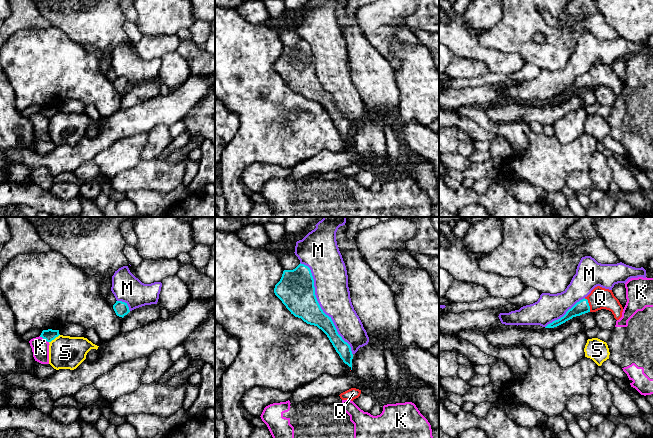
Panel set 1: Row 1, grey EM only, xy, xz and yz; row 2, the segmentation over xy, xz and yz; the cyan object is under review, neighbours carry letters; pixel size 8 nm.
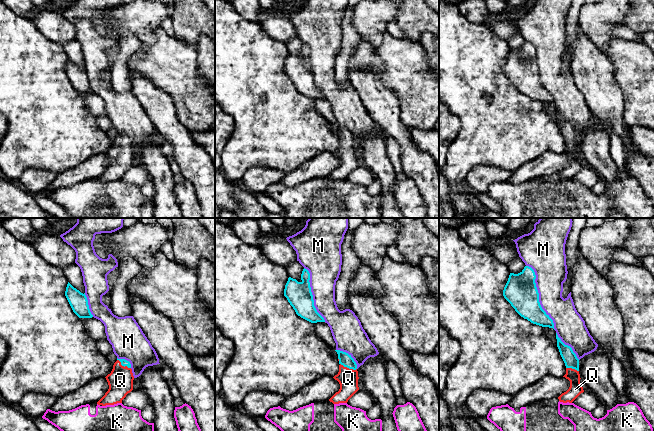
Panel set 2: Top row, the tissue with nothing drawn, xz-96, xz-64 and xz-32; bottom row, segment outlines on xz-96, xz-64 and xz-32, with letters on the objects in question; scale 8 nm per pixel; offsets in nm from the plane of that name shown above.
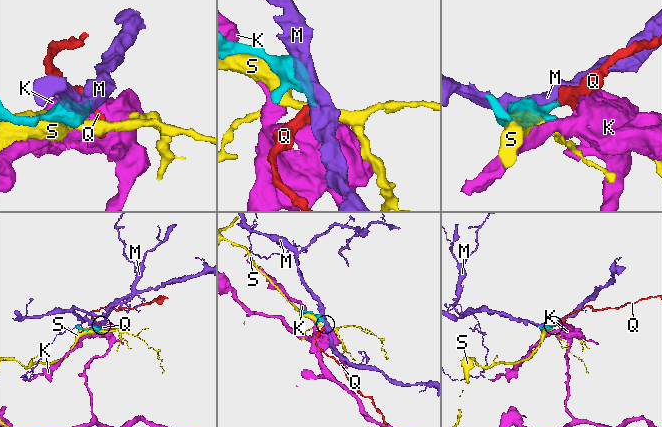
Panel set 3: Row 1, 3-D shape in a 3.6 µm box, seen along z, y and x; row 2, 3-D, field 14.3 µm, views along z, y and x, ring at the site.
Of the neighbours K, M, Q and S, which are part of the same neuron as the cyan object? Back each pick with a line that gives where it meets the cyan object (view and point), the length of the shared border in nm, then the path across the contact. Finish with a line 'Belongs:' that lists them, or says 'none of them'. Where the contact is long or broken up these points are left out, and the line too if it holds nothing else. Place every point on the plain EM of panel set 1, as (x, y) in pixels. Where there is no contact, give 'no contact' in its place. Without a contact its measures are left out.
Q: yz (588, 80) | 120 nm | across yz (581, 83), (588, 80), (600, 74)
Belongs: Q

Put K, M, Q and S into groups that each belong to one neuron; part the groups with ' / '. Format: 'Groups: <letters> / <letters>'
Groups: K / M / Q / S

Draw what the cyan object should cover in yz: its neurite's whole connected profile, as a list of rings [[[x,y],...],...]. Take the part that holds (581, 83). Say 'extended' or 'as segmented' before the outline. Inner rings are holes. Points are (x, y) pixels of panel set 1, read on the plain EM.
extended; [[[597,62],[587,73],[577,78],[569,85],[563,93],[548,100],[545,104],[557,103],[573,93],[588,88],[596,88],[601,85],[611,87],[616,96],[619,96],[622,93],[623,83],[619,76],[614,72],[612,66]]]

